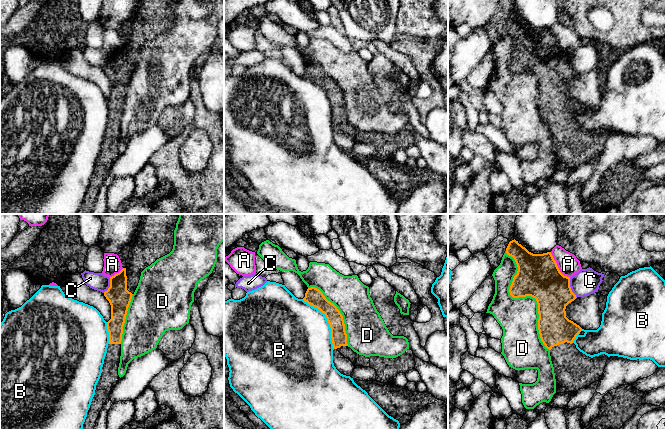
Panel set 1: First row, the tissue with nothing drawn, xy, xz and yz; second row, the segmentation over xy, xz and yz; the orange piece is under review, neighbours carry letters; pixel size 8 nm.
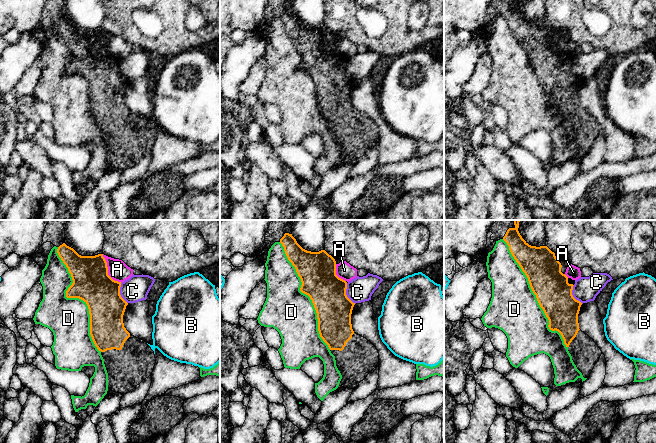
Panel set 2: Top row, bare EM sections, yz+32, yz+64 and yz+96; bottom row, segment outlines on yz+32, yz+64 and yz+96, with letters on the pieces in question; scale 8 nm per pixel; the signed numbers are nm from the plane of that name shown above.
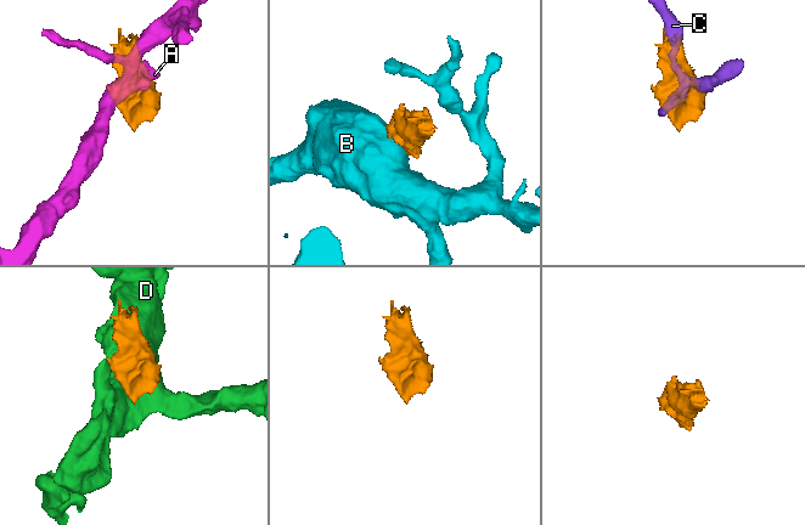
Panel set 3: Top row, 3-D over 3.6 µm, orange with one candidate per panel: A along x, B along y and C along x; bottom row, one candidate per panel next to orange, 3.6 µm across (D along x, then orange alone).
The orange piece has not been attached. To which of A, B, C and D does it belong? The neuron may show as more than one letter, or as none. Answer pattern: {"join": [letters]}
{"join": []}

